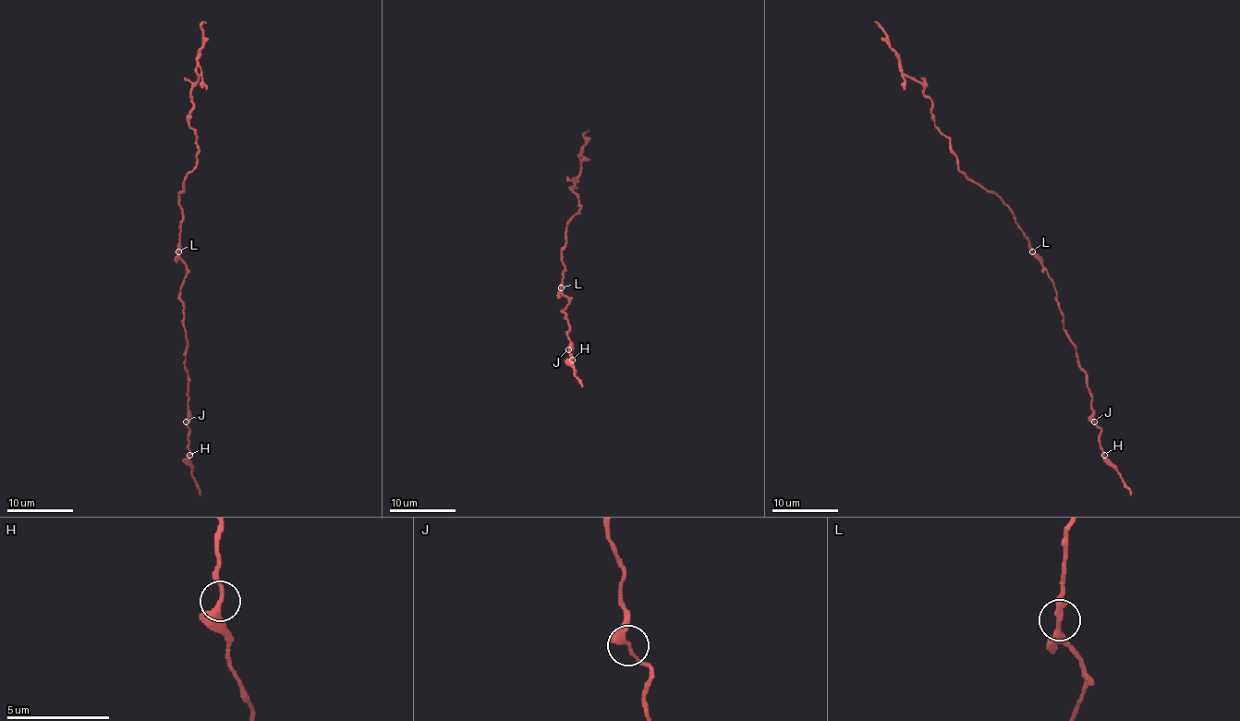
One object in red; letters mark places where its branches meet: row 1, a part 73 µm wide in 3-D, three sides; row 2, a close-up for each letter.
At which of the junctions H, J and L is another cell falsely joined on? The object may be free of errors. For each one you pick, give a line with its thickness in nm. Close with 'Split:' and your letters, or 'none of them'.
L: 260 nm thick
Split: L

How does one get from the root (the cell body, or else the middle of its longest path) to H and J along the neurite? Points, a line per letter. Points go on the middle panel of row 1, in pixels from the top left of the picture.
H: (561, 284), (561, 291), (569, 302), (561, 312), (566, 316), (569, 325), (566, 336), (571, 342), (571, 359)
J: (561, 284), (561, 291), (569, 302), (561, 312), (566, 316), (569, 325), (566, 336), (571, 348), (568, 349)

